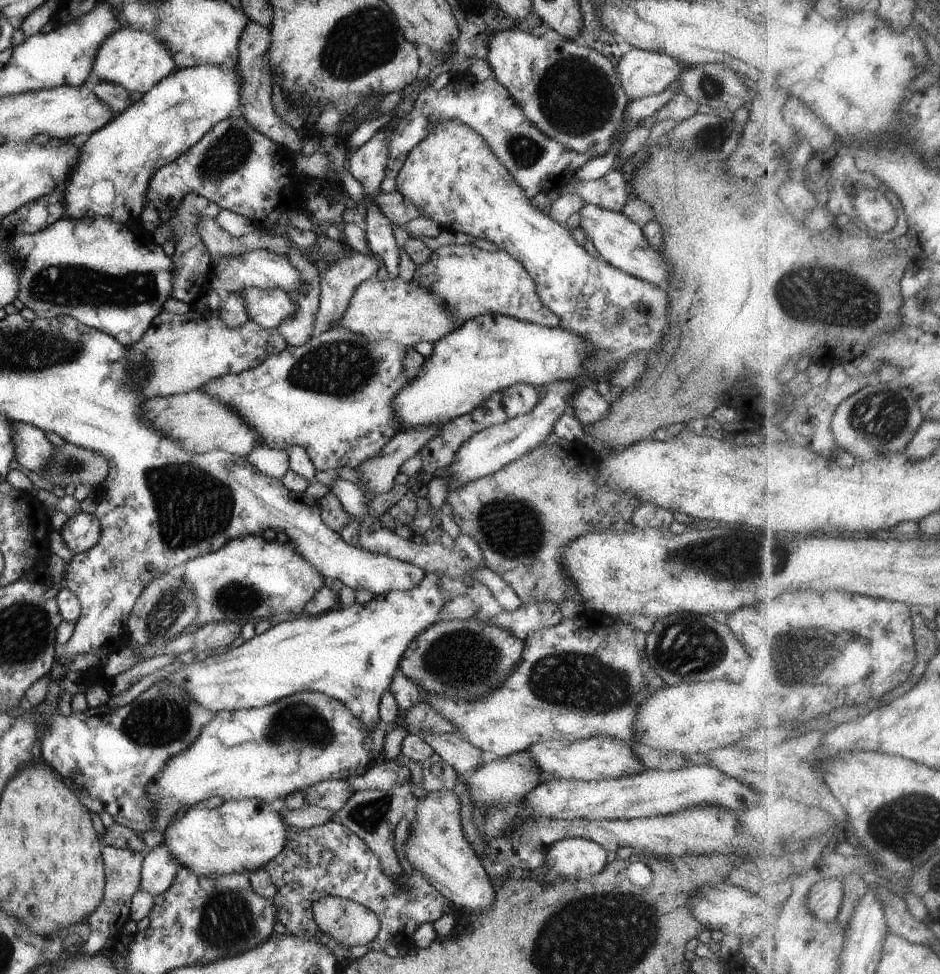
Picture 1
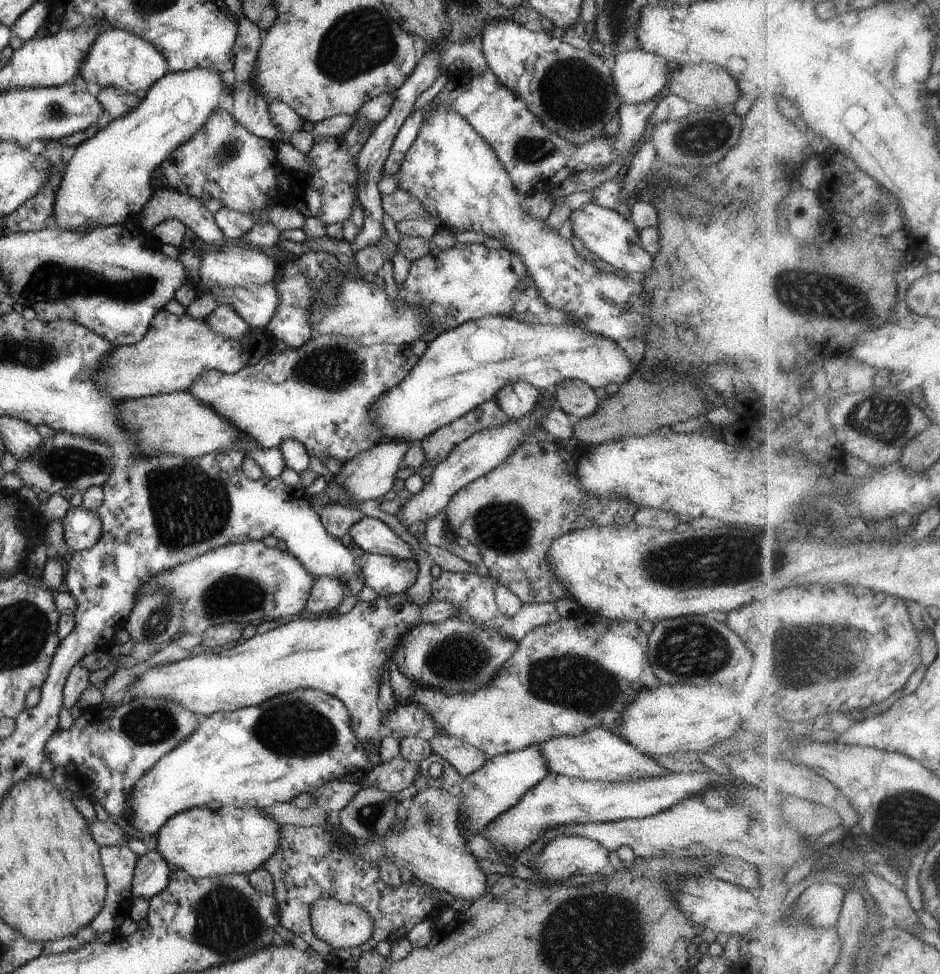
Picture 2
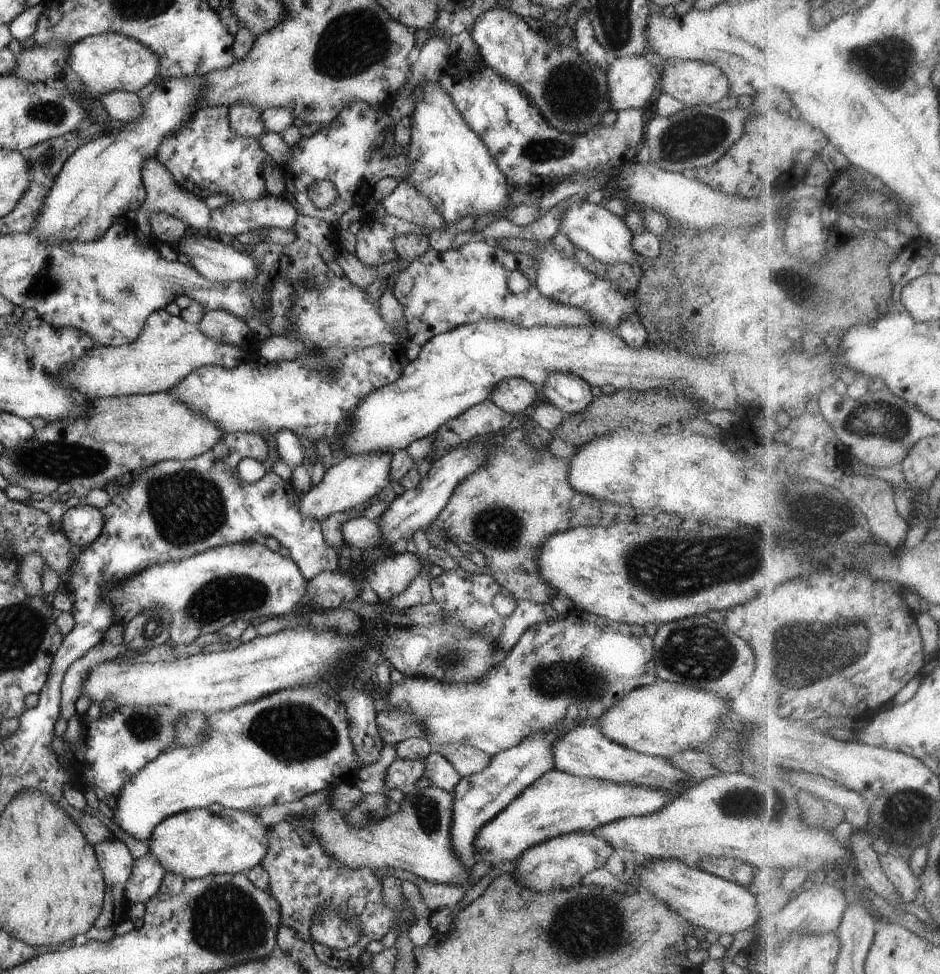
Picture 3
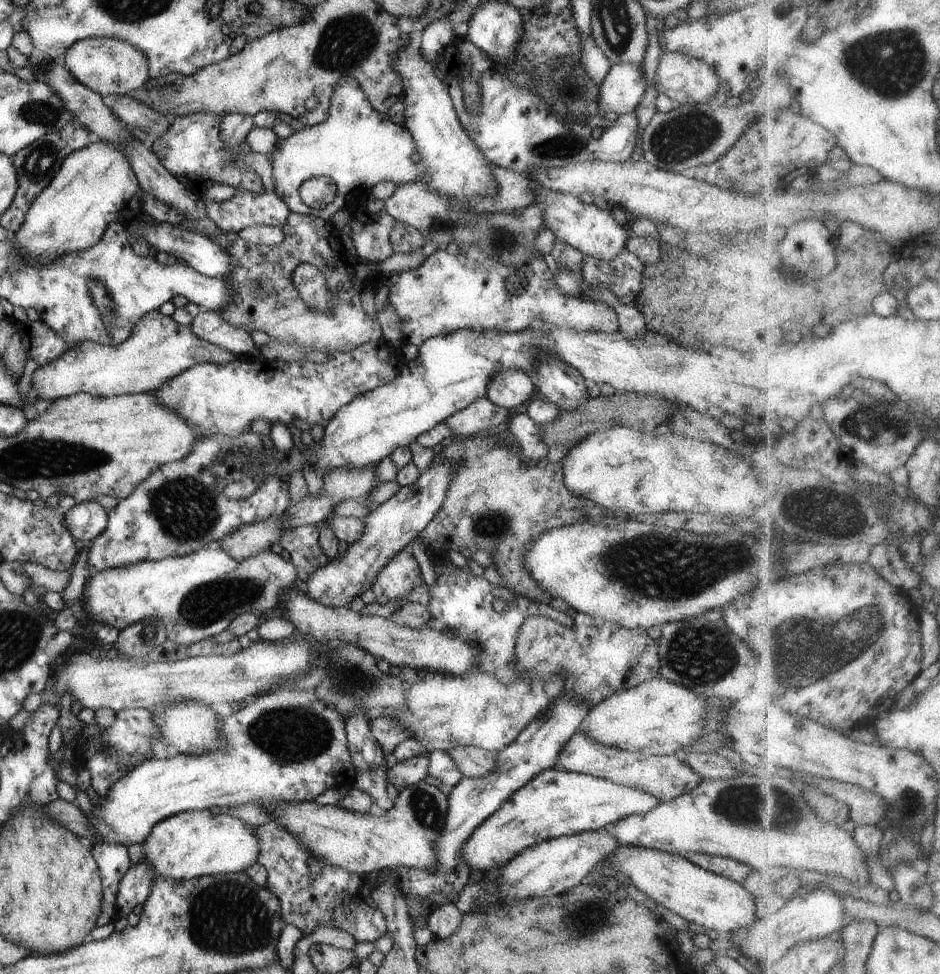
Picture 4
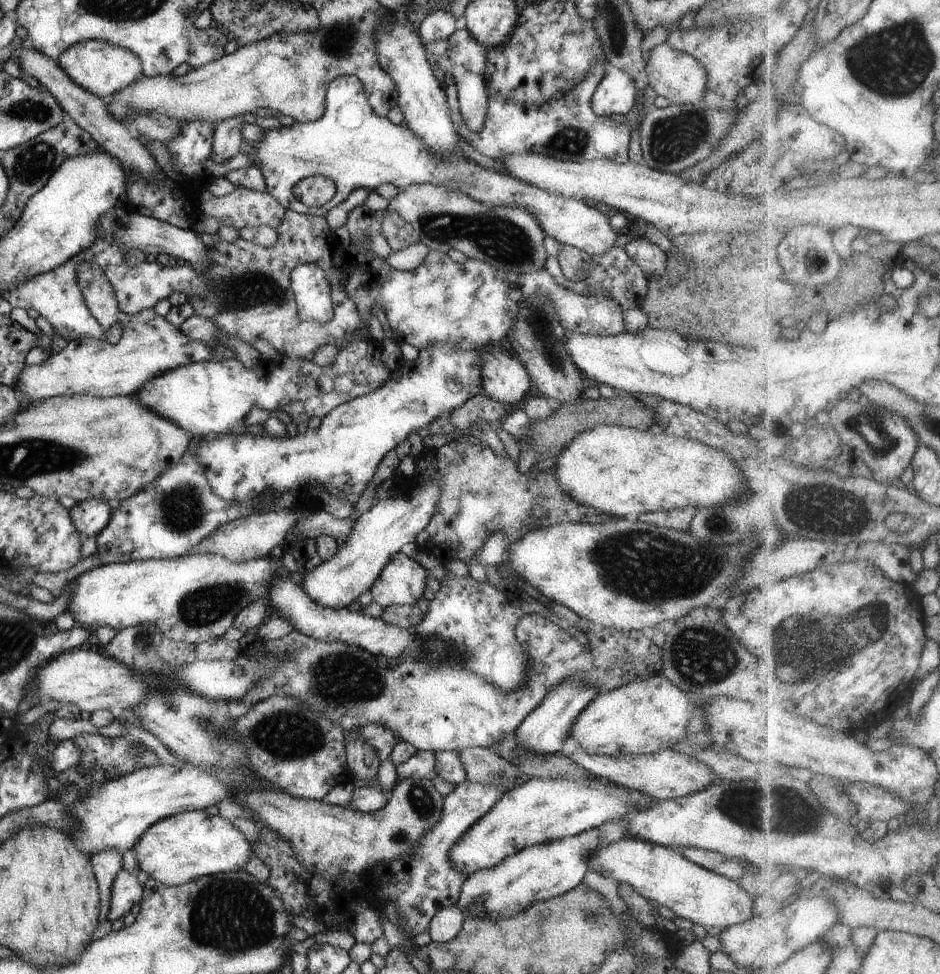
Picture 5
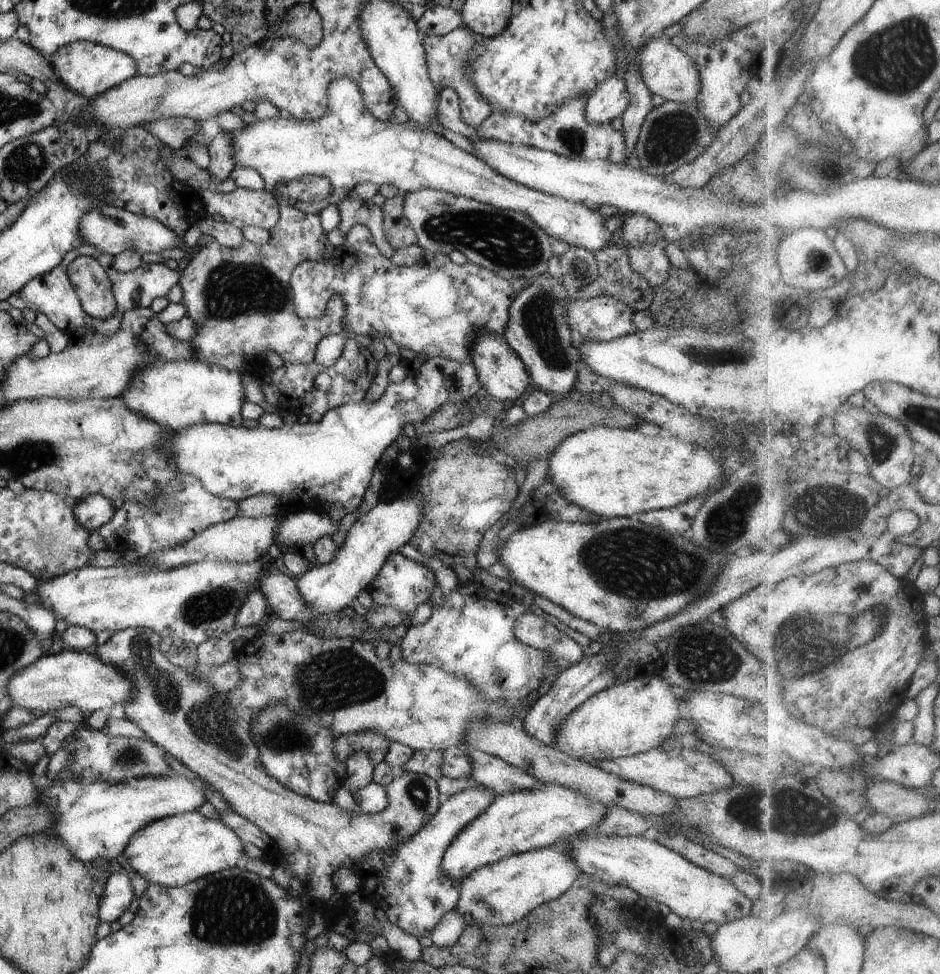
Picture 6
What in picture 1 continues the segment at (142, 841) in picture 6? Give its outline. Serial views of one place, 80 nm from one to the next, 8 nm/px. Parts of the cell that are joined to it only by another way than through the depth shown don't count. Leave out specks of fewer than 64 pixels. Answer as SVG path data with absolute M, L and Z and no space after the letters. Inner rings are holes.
M254 799L224 801L214 809L190 807L168 825L163 844L182 867L201 877L249 874L263 868L277 854L282 854L287 828L274 804Z

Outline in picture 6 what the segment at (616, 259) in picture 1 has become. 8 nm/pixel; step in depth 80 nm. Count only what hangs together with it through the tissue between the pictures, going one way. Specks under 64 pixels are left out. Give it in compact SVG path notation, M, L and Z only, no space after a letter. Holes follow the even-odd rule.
M349 78L333 80L327 88L329 107L326 114L317 121L298 120L292 116L258 119L248 123L242 130L232 131L233 161L235 166L257 170L265 180L265 189L272 194L275 188L285 182L314 175L327 178L332 185L329 195L321 201L295 203L296 208L306 213L318 215L330 204L336 205L340 199L348 196L360 182L374 182L378 186L394 185L400 193L413 193L421 188L446 191L459 197L466 197L499 209L512 209L524 213L534 224L537 224L552 239L564 240L570 245L597 251L611 244L612 233L605 226L606 218L599 211L593 211L584 203L567 201L527 186L518 184L484 164L474 153L468 153L442 135L429 131L410 118L402 124L374 118L365 107L358 85Z

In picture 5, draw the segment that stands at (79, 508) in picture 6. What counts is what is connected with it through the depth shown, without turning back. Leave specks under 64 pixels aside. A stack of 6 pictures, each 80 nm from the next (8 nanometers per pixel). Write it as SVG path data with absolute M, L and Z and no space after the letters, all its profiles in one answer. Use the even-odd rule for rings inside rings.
M94 497L75 503L69 513L83 540L97 535L108 524L112 509L106 499Z

